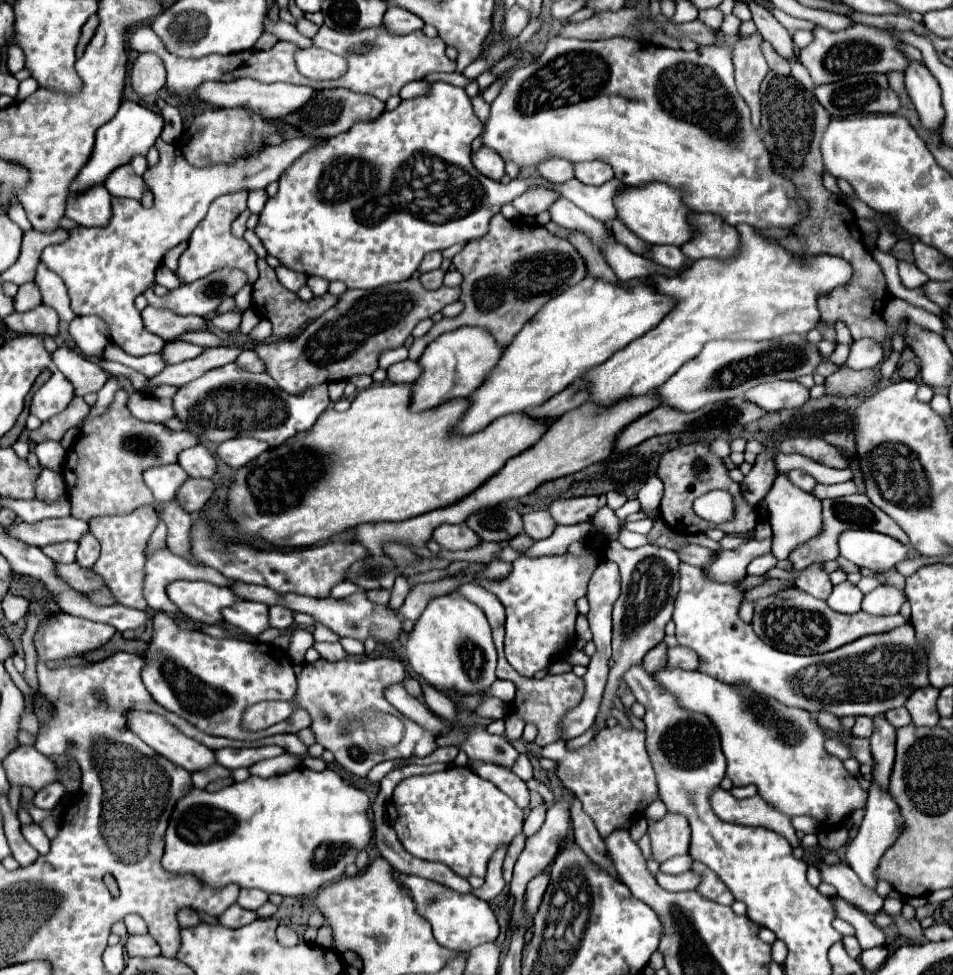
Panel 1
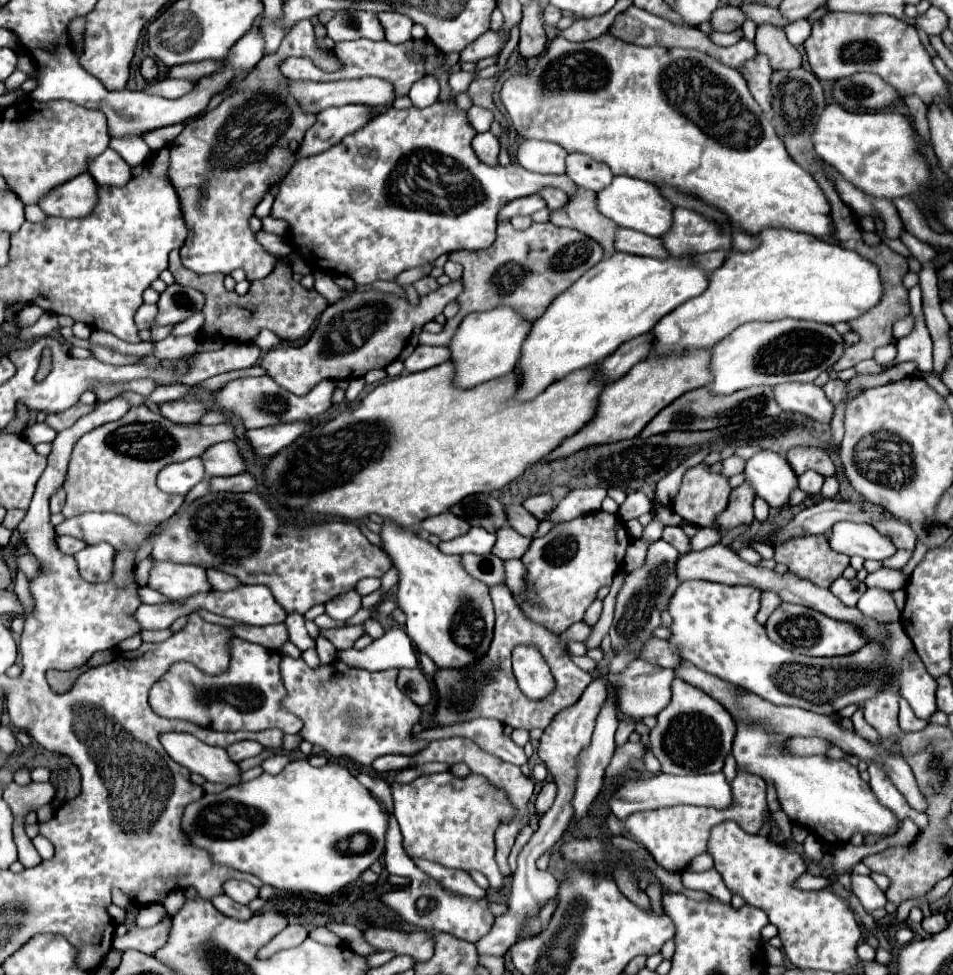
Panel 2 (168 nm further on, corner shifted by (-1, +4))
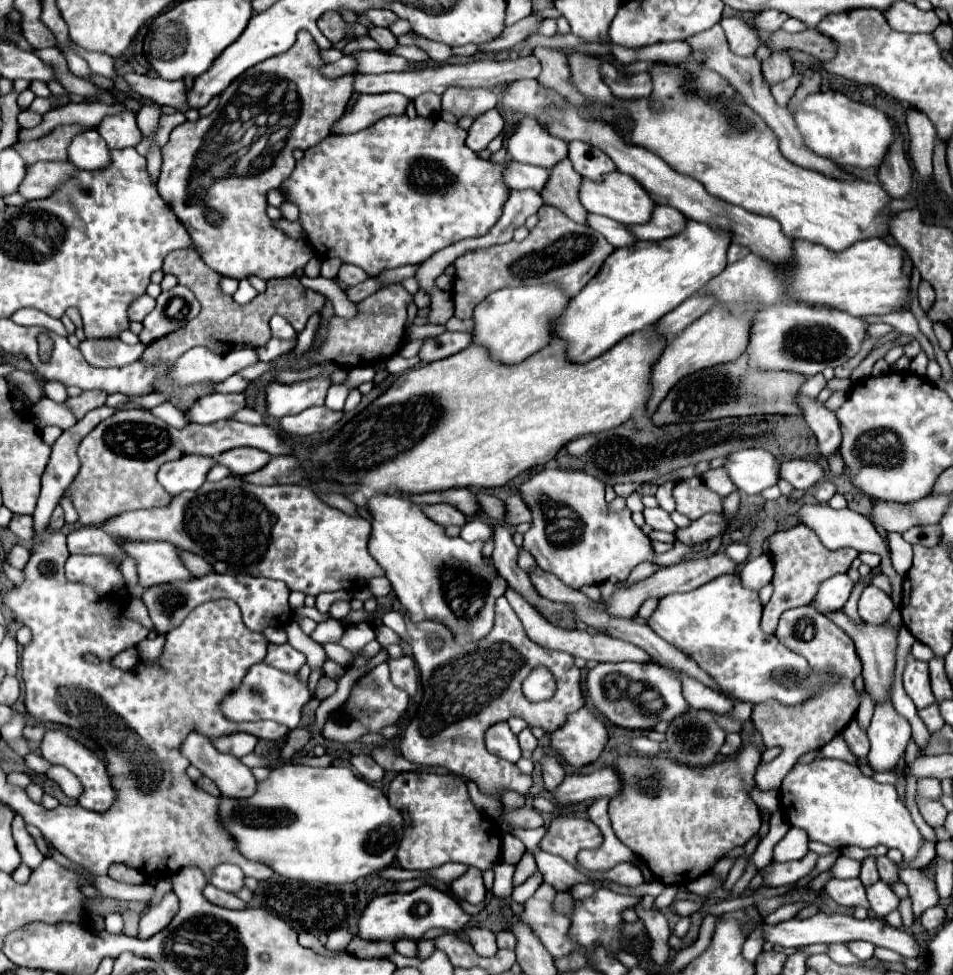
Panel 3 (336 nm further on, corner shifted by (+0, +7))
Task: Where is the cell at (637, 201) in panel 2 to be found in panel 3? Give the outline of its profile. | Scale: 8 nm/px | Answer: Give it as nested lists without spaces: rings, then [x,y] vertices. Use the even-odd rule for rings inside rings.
[[[619,171],[607,173],[607,177],[603,177],[603,181],[599,181],[599,183],[583,179],[581,189],[579,189],[579,199],[581,199],[581,205],[589,213],[605,215],[605,217],[611,217],[611,219],[625,223],[625,225],[647,223],[651,219],[651,213],[655,207],[655,203],[647,195],[647,191],[643,191],[643,187],[633,177],[627,177],[625,173],[619,173]]]

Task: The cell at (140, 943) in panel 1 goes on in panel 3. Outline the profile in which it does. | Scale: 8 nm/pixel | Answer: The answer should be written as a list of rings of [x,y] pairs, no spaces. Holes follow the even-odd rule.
[[[173,891],[165,893],[163,899],[161,899],[157,905],[149,907],[149,911],[141,915],[139,939],[149,939],[149,937],[153,937],[155,933],[159,933],[161,929],[165,929],[165,927],[171,923],[171,919],[175,917],[177,909],[179,909],[179,899],[177,899],[177,895],[175,895]]]

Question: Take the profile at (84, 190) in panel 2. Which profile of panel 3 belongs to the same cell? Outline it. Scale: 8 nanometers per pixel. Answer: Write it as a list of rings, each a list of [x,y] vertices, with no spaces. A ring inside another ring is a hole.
[[[37,161],[27,167],[27,175],[23,185],[19,185],[19,193],[25,199],[45,199],[59,189],[65,177],[69,177],[71,169],[75,169],[69,161]]]

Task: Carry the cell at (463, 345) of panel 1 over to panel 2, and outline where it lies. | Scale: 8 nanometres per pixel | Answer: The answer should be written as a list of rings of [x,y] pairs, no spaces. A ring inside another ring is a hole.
[[[494,308],[488,312],[468,314],[456,330],[456,336],[452,336],[446,346],[450,350],[450,362],[454,364],[456,388],[474,388],[476,384],[512,372],[520,356],[520,346],[528,332],[530,324],[526,324],[512,308]]]

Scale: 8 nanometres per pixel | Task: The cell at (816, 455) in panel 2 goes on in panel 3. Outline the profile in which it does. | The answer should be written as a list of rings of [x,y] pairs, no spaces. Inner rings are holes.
[[[797,459],[779,465],[779,477],[789,481],[795,489],[809,489],[813,483],[823,479],[823,469],[815,461]]]

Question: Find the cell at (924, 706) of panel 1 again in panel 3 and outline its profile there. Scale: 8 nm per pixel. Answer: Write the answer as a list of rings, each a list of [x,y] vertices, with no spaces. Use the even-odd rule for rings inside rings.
[[[913,655],[907,657],[907,665],[903,671],[903,685],[907,695],[917,705],[917,709],[923,709],[935,703],[931,685],[929,685],[929,665],[923,661],[917,661]]]

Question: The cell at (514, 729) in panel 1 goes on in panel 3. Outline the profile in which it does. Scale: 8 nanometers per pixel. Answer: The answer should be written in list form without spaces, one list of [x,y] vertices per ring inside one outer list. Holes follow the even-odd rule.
[[[523,729],[517,737],[519,737],[519,745],[521,745],[521,749],[535,751],[535,747],[537,747],[537,739],[533,737],[533,733],[531,733],[529,729]]]

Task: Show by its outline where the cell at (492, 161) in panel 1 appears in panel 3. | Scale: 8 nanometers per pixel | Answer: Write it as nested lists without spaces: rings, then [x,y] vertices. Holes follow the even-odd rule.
[[[491,109],[483,115],[479,115],[471,129],[469,129],[469,137],[467,137],[467,147],[473,149],[475,153],[477,151],[483,151],[487,149],[487,145],[503,133],[503,127],[505,127],[505,121],[501,117],[501,113],[497,109]]]

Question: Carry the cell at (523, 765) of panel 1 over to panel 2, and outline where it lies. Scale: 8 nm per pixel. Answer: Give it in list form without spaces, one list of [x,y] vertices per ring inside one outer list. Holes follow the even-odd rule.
[[[476,718],[476,720],[466,720],[460,724],[452,726],[434,726],[418,734],[422,740],[436,740],[436,738],[448,738],[448,736],[468,736],[472,738],[478,746],[484,750],[496,754],[498,758],[504,758],[506,762],[514,766],[524,766],[528,762],[524,750],[516,746],[506,734],[502,722],[494,718]]]

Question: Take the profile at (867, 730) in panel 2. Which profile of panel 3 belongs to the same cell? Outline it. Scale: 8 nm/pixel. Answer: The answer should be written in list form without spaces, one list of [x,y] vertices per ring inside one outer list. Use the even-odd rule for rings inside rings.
[[[853,719],[853,721],[847,725],[847,729],[843,731],[843,739],[847,741],[847,745],[849,745],[849,749],[851,749],[851,753],[853,753],[855,757],[867,757],[867,753],[869,753],[867,733],[859,729],[859,725],[857,725],[855,719]]]

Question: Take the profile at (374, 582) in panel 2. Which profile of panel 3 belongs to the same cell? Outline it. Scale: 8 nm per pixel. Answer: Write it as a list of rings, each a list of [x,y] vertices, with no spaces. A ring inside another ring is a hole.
[[[377,577],[377,579],[371,579],[369,581],[369,589],[375,597],[387,597],[393,589],[391,589],[391,583],[385,579],[385,577]]]

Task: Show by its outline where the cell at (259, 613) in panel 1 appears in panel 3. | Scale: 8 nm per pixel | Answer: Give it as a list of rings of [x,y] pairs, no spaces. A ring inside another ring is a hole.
[[[209,573],[207,577],[191,577],[191,581],[173,581],[167,585],[153,585],[143,593],[143,603],[149,609],[149,617],[157,629],[157,633],[165,635],[171,629],[179,627],[185,617],[205,601],[213,599],[233,599],[243,613],[243,623],[251,631],[263,631],[267,627],[287,627],[291,621],[291,607],[289,607],[289,589],[283,581],[267,579],[267,577],[251,577],[251,575],[221,575]]]

